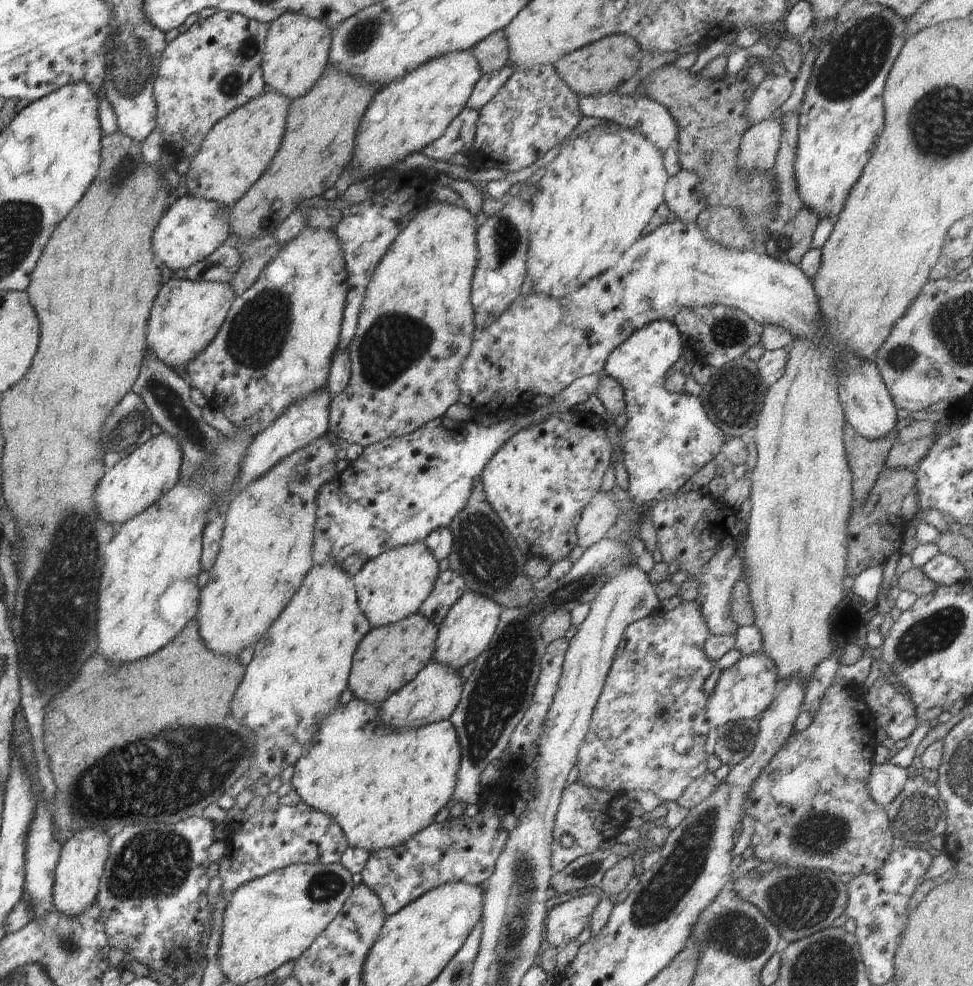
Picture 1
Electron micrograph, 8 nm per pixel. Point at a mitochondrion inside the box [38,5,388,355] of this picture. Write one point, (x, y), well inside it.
(131, 59)

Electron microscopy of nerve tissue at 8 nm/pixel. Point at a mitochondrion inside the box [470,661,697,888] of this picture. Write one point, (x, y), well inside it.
(662, 714)

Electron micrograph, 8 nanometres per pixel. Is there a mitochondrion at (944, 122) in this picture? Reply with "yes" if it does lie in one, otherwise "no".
yes

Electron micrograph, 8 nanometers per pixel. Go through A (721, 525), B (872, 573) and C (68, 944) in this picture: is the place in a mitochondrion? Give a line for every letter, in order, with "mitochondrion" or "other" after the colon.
A: other
B: other
C: mitochondrion

